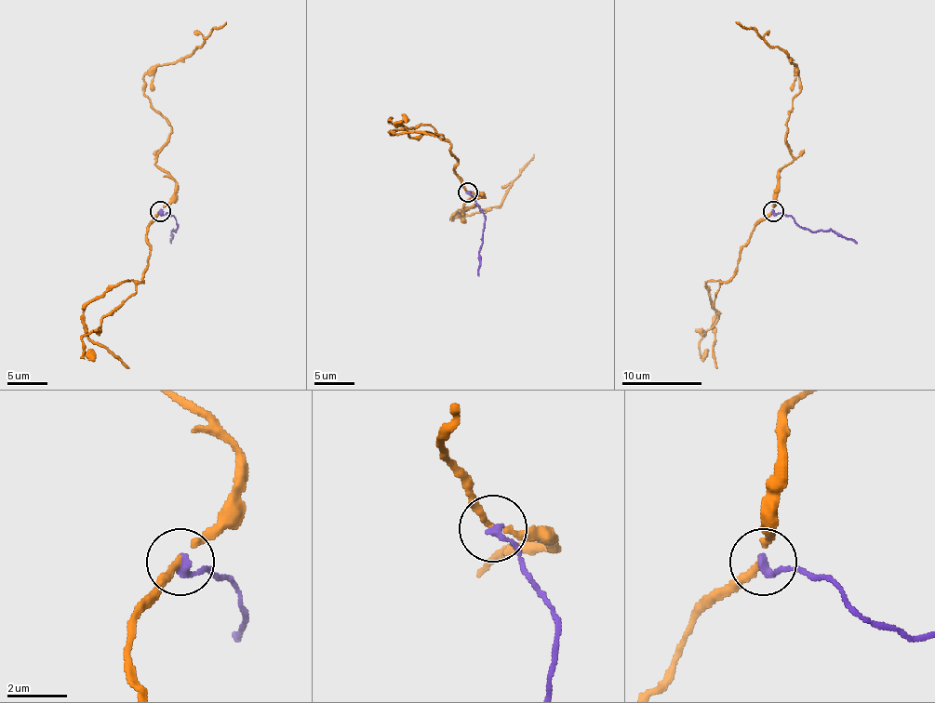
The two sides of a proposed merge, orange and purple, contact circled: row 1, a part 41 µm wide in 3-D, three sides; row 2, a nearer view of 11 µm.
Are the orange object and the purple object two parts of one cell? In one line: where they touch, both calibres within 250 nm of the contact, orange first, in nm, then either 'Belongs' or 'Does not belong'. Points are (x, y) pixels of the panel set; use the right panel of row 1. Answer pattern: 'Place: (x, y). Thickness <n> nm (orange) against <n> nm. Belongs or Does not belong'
Place: (773, 211). Thickness 180 nm (orange) against 280 nm. Does not belong

